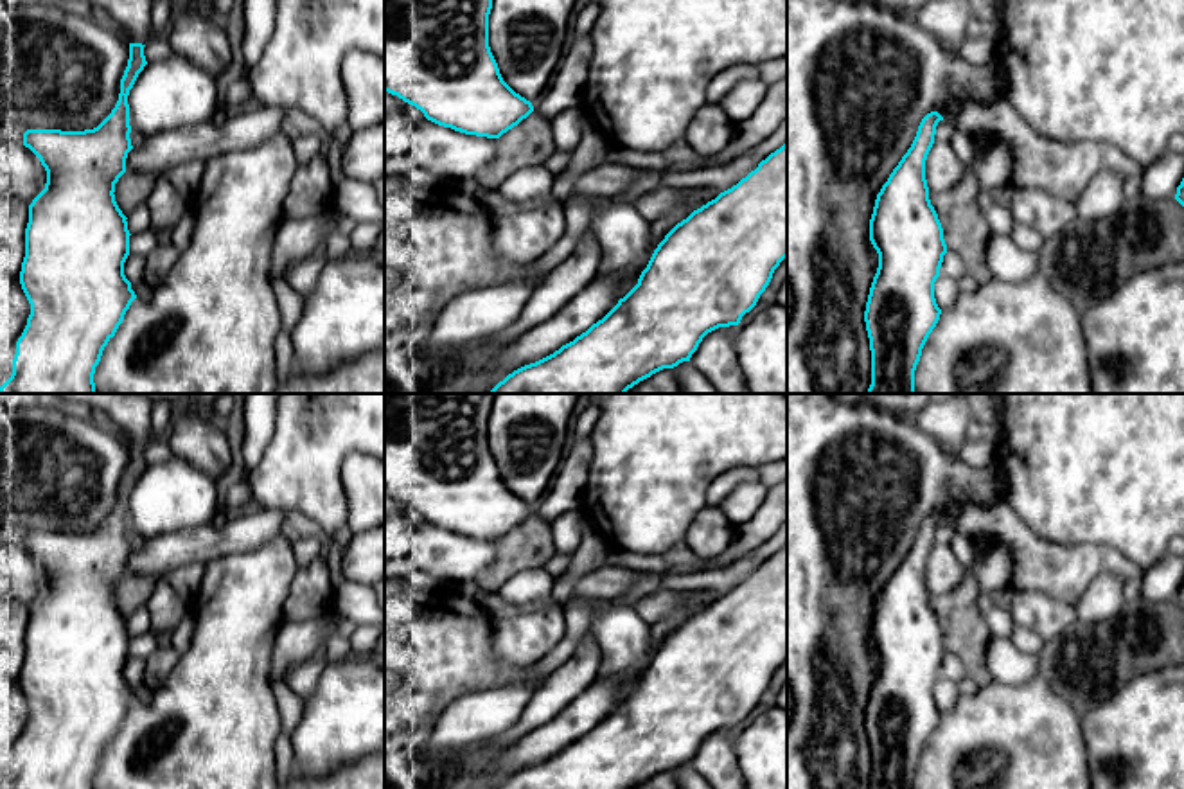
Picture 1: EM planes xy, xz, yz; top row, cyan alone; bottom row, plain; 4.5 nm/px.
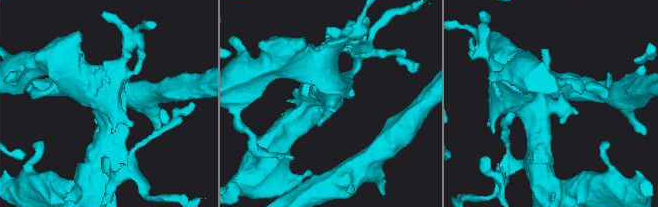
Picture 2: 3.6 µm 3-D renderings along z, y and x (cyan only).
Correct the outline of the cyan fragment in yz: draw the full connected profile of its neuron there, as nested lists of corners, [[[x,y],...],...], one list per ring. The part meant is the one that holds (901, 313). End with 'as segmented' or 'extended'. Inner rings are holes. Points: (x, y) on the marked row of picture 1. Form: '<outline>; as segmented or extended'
[[[938,111],[922,119],[911,147],[877,194],[870,219],[870,241],[879,253],[879,268],[864,311],[871,350],[871,385],[866,394],[916,394],[915,370],[941,315],[934,298],[934,282],[947,244],[925,180],[925,160],[940,120],[943,117]]]; as segmented

